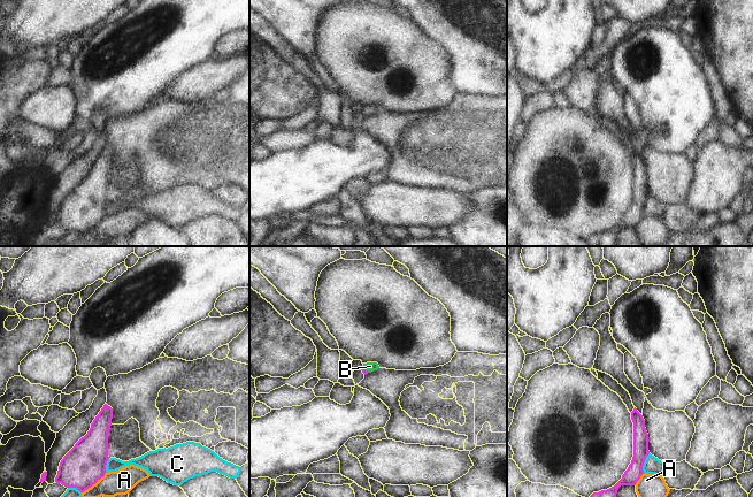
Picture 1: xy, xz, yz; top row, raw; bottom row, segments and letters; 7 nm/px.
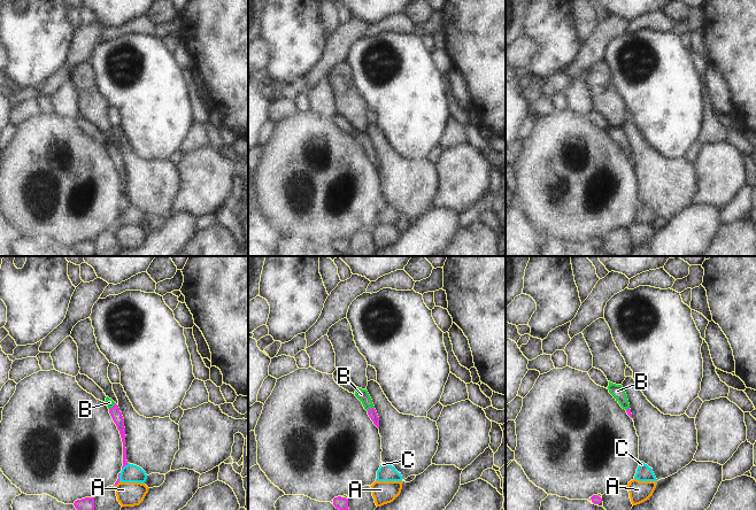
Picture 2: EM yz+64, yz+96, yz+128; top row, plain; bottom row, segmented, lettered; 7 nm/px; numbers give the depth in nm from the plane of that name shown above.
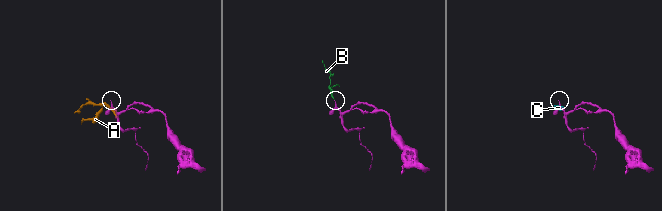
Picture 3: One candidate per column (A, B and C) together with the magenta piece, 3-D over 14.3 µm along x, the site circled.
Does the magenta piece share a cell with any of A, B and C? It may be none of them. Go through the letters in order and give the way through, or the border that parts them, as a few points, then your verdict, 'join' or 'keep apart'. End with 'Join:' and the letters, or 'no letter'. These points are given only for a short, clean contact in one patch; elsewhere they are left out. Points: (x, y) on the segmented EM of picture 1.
A: border xy (106, 473), (82, 492); keep apart
B: way xz (365, 371), (366, 368), (370, 366); join
C: keep apart
Join: B

